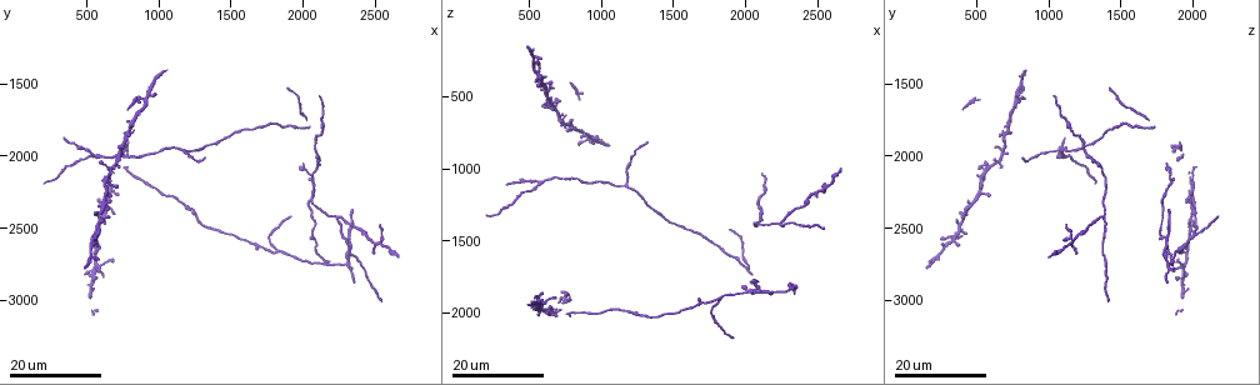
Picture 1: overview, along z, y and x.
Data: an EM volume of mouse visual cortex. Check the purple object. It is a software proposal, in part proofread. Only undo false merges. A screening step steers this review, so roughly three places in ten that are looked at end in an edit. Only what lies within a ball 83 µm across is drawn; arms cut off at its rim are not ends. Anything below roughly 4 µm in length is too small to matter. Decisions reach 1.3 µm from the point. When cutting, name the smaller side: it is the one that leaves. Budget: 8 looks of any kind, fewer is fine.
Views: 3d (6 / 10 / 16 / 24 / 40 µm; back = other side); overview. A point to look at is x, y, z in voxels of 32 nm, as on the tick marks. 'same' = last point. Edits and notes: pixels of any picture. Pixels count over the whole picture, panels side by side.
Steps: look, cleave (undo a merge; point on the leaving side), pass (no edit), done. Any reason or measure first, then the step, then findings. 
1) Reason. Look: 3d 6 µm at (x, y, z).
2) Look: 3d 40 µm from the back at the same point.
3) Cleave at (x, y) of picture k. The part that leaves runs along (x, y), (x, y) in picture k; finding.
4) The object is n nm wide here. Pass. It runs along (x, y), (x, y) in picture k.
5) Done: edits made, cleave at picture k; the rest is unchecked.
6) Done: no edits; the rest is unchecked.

Three arms meet. Look: 3d 24 µm at (580, 2000, 1100).

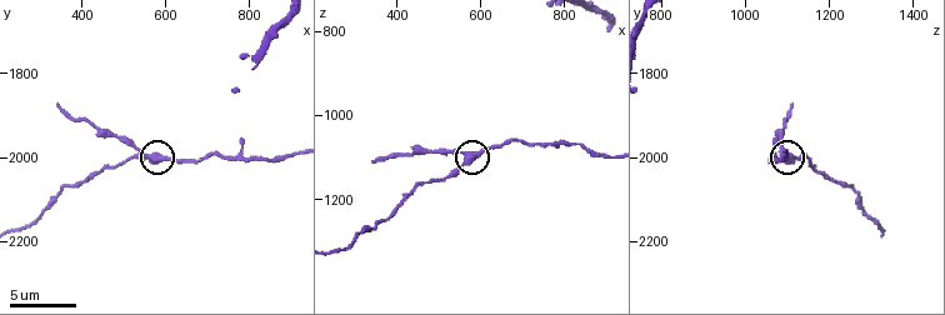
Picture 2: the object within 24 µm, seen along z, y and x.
Look: 3d 6 µm at (565, 2000, 1105).

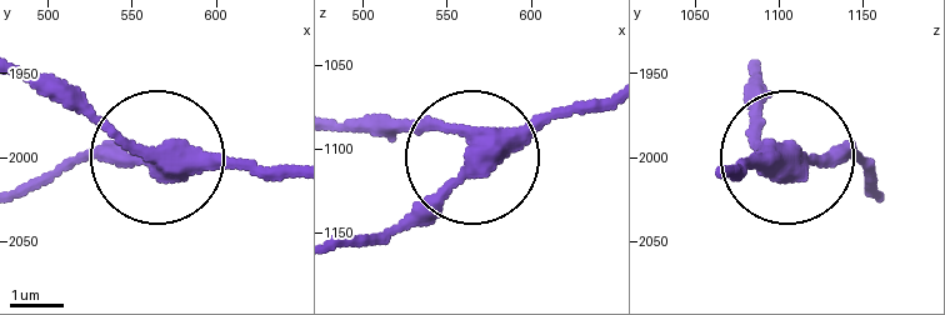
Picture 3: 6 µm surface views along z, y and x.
Pass. It runs along (605, 100), (538, 114), (475, 150), (444, 131), (368, 131) in picture 3; one neuron here.

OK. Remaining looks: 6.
Three-way junction. Look: 3d 10 µm at (795, 2000, 1070).

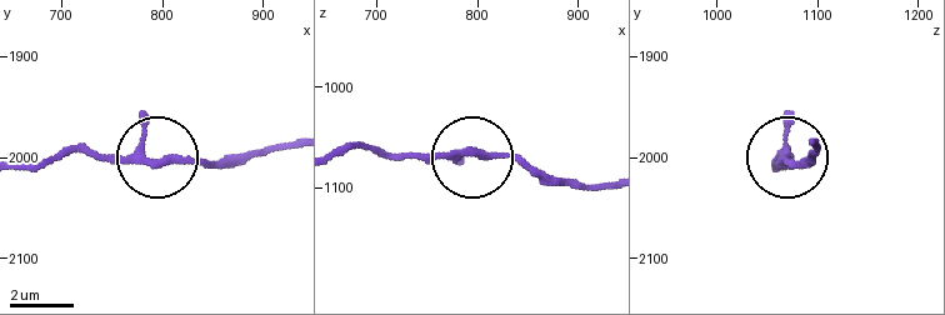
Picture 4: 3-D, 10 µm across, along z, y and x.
The side arm is 25 µm long; 3 arms meet here. Pass. One neuron here.

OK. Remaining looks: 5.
A narrow waist. Look: 3d 24 µm at (2060, 2240, 1380).

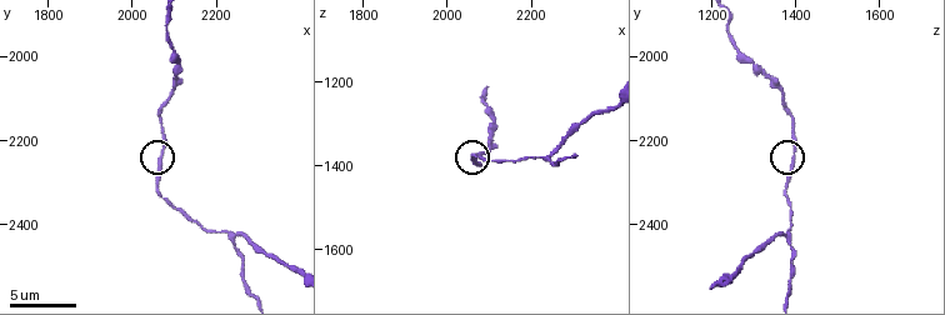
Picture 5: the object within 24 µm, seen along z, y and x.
Look: 3d 6 µm at (2065, 2235, 1400).

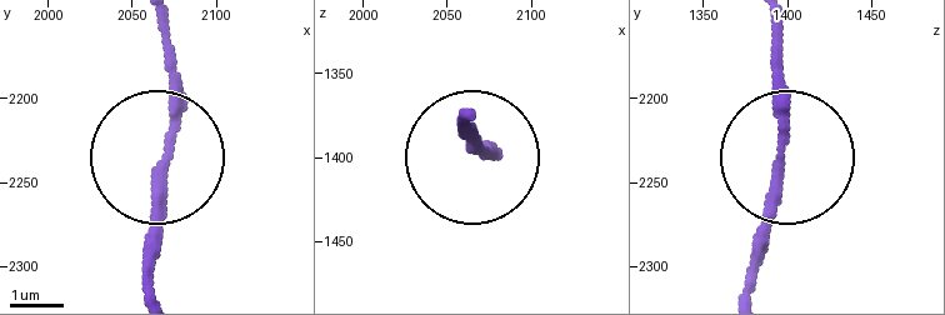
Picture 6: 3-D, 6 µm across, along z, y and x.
The object is 180 nm wide here. Pass. All the same neuron.

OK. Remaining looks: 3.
Branch point. Look: 3d 10 µm at (2245, 2435, 1380).

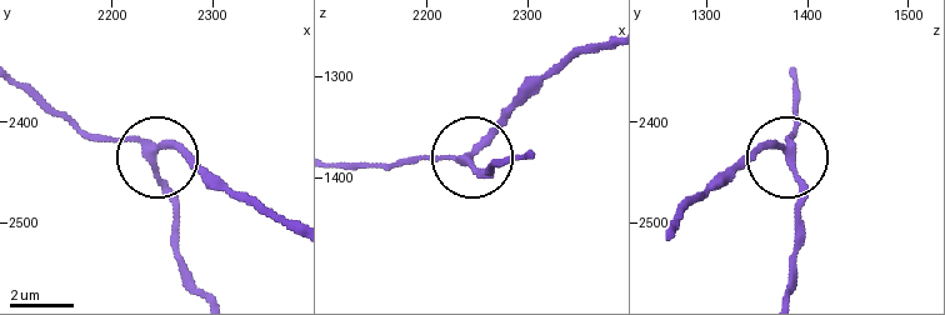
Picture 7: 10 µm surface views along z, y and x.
The object is 210 nm wide here. Cleave at (190, 160) of picture 7. The part that leaves runs along (159, 150), (188, 153), (269, 211), (293, 220) in picture 7; two neurons meet here.

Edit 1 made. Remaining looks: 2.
Done: edits made, cleave at picture 7; the rest is unchecked.

